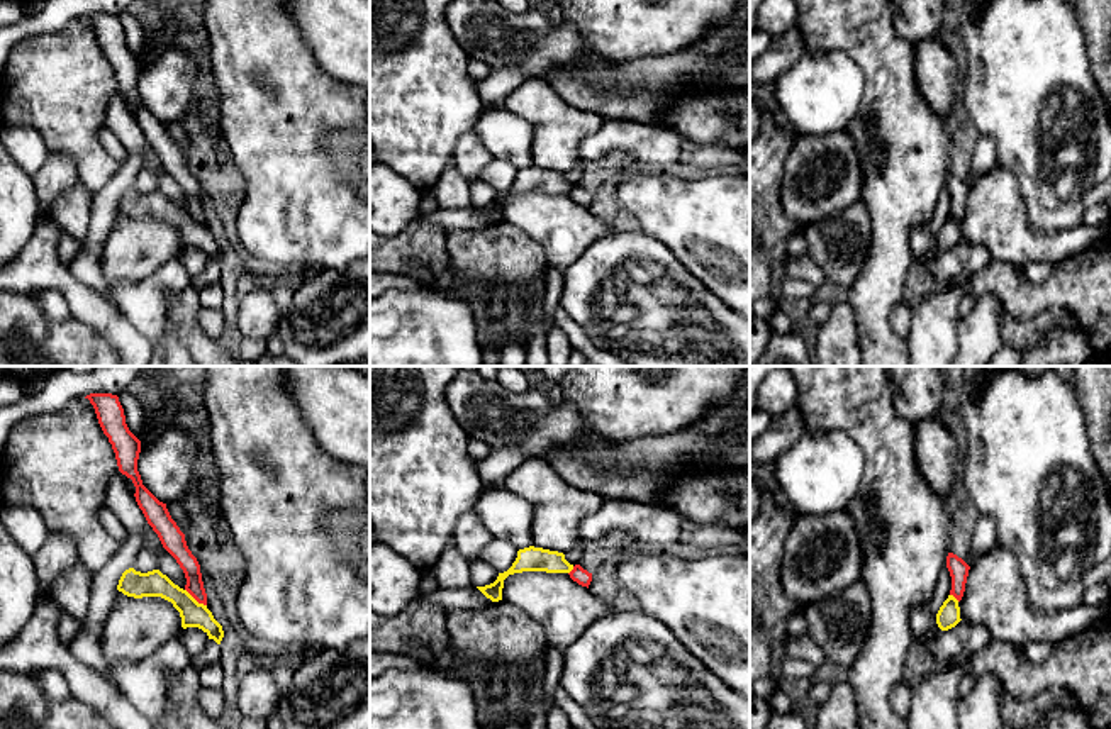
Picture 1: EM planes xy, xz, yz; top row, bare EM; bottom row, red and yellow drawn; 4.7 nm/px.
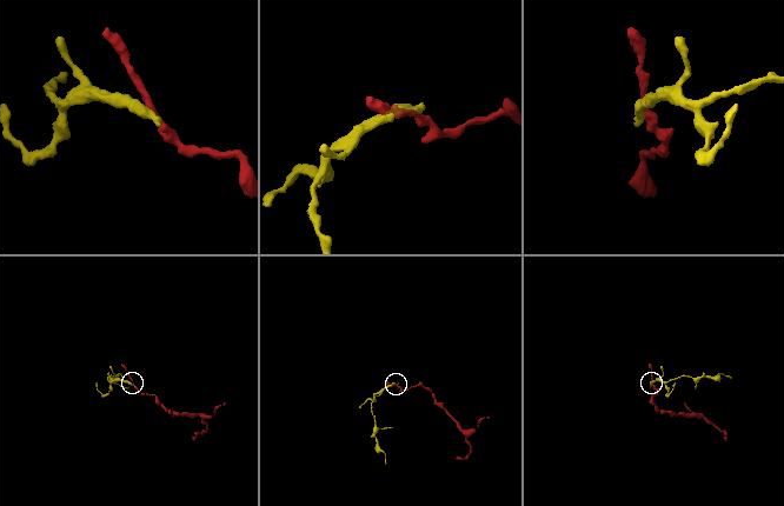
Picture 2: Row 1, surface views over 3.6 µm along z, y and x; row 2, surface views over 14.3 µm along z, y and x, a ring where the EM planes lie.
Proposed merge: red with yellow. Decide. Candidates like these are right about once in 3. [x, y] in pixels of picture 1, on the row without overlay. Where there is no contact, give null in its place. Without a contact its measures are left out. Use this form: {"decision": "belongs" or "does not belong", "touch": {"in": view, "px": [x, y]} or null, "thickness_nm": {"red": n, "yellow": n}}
{"decision": "does not belong", "touch": {"in": "xy", "px": [195, 219]}, "thickness_nm": {"red": 90, "yellow": 130}}

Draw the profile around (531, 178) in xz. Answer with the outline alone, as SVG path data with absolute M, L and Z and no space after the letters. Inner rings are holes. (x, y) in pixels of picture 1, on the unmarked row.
M529 166L517 171L512 186L507 192L499 193L494 203L477 209L492 222L499 222L502 220L504 200L509 195L522 192L570 193L572 190L573 185L565 180L563 173Z

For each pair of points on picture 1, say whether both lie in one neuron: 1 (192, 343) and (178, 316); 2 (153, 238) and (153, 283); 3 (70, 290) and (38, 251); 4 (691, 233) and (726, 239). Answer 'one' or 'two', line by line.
1: one
2: two
3: one
4: one

